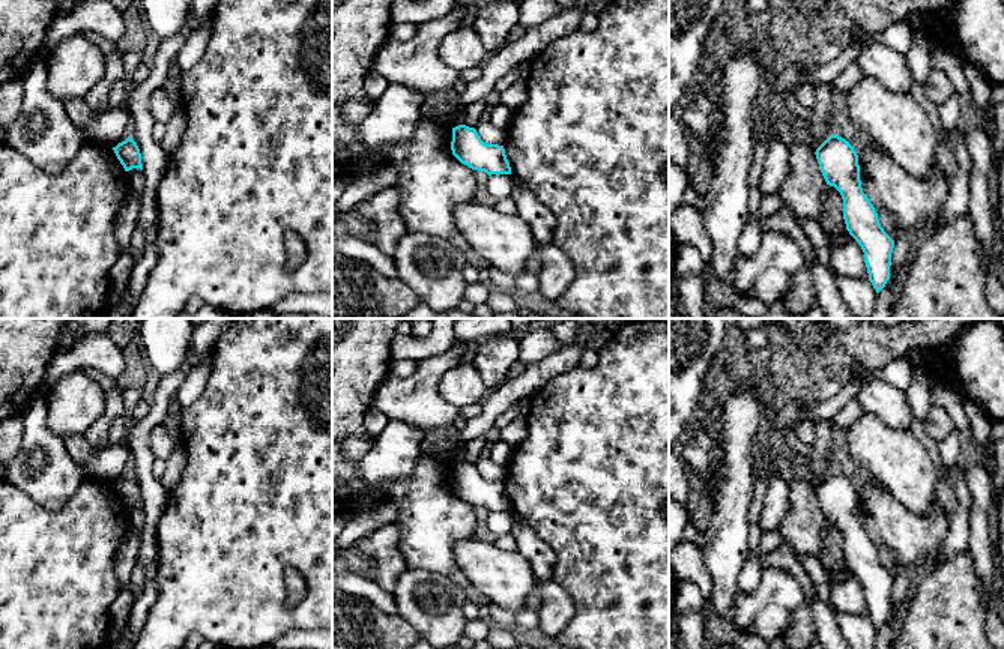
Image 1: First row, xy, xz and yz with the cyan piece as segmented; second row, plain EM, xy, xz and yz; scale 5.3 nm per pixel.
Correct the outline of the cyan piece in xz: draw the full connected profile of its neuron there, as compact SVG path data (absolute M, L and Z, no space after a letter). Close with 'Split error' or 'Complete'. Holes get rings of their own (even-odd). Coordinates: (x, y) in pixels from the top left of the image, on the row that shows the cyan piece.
M458 125L452 128L452 155L472 170L491 174L511 174L504 146L487 144L475 128Z. Complete

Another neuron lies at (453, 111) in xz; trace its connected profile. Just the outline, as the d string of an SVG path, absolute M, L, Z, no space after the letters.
M454 89L427 96L421 108L421 117L440 120L452 128L461 125L466 105L461 105L457 96Z

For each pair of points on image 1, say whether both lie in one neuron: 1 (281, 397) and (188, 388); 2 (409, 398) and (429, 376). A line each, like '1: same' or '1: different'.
1: different
2: same

